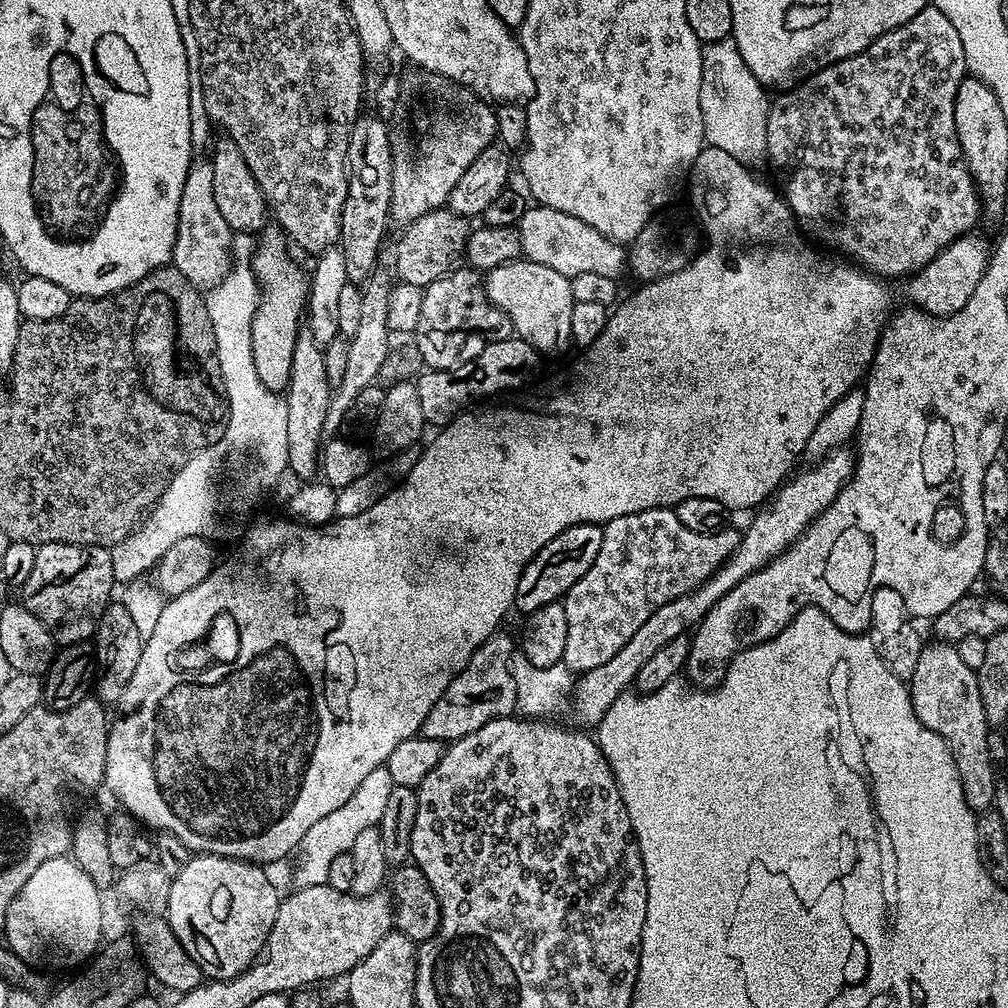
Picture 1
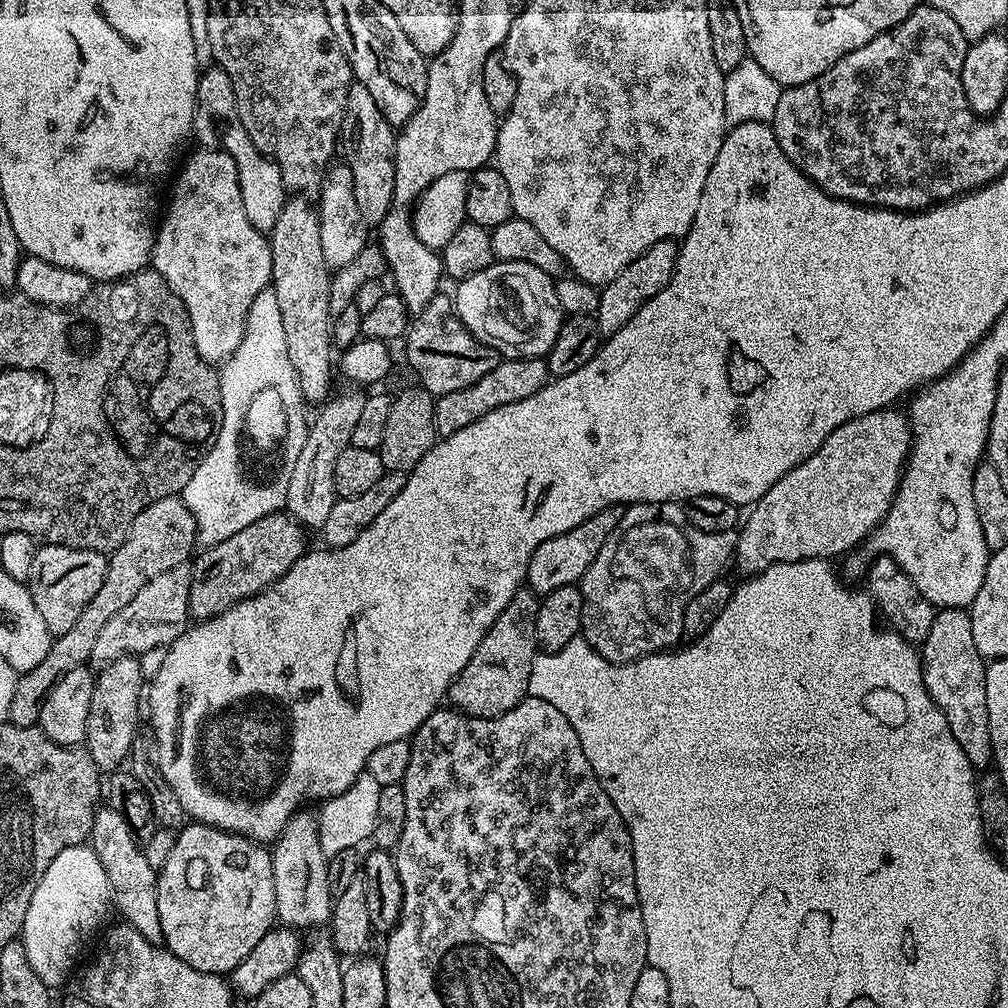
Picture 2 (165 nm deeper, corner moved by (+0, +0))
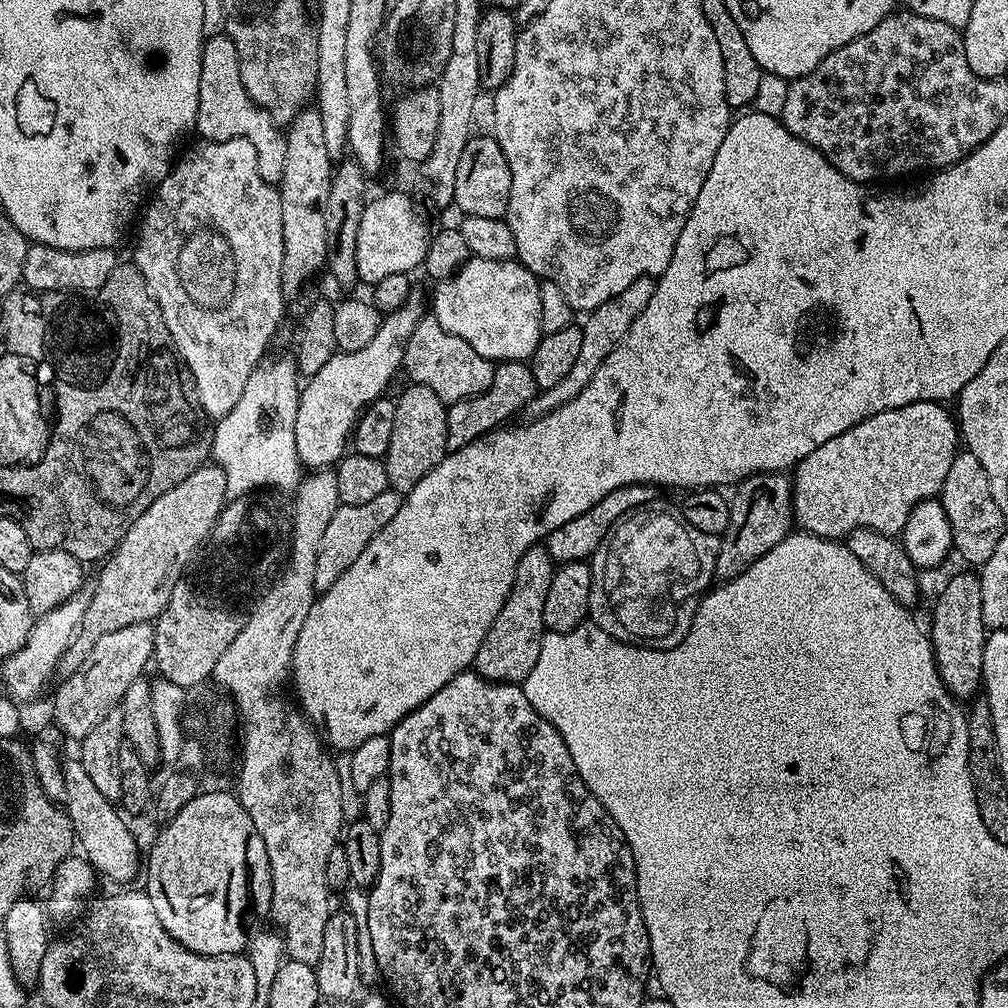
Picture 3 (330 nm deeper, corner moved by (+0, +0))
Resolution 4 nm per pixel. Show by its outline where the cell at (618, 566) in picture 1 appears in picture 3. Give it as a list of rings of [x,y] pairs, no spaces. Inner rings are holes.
[[[656,502],[644,504],[641,508],[635,508],[626,514],[622,514],[622,518],[618,518],[618,522],[606,534],[606,538],[602,538],[596,553],[590,557],[592,581],[590,582],[588,614],[591,623],[597,624],[602,630],[606,630],[606,634],[610,634],[616,640],[621,640],[627,644],[638,644],[641,648],[673,648],[678,646],[678,642],[682,642],[682,638],[686,638],[696,613],[698,597],[713,583],[716,574],[716,559],[720,549],[720,537],[702,534],[702,530],[694,530],[694,526],[690,526],[690,522],[686,522],[683,511],[671,512],[670,509],[659,508],[658,505],[659,503]]]

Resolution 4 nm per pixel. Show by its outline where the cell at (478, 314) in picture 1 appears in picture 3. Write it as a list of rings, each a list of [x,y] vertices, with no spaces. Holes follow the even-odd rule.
[[[426,314],[418,322],[418,326],[414,326],[410,342],[406,342],[402,368],[407,372],[411,383],[421,384],[434,390],[434,394],[438,394],[438,398],[447,406],[482,394],[482,390],[486,390],[486,386],[494,382],[496,364],[487,360],[482,354],[478,354],[478,350],[474,350],[470,342],[442,330],[436,317]]]

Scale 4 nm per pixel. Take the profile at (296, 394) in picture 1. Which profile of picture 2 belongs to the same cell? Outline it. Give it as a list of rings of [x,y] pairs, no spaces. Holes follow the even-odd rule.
[[[299,194],[285,199],[282,214],[278,214],[278,222],[274,222],[274,230],[268,241],[272,255],[272,278],[270,287],[274,298],[278,298],[278,310],[282,314],[282,327],[286,334],[286,351],[290,354],[290,366],[294,366],[294,374],[298,378],[300,393],[309,405],[320,406],[333,395],[332,368],[334,372],[334,347],[332,345],[332,321],[334,317],[333,286],[330,269],[322,254],[321,235],[319,234],[319,218],[317,209],[311,199]]]

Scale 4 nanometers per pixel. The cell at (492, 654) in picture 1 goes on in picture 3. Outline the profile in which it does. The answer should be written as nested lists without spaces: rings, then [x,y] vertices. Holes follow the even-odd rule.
[[[533,546],[522,554],[518,570],[514,570],[514,586],[510,586],[510,594],[502,610],[498,610],[494,626],[490,626],[486,638],[482,638],[482,646],[478,646],[474,671],[482,679],[520,684],[528,677],[530,670],[534,670],[534,662],[538,662],[546,635],[542,610],[546,606],[546,593],[550,591],[553,571],[554,561],[548,557],[547,547]]]

